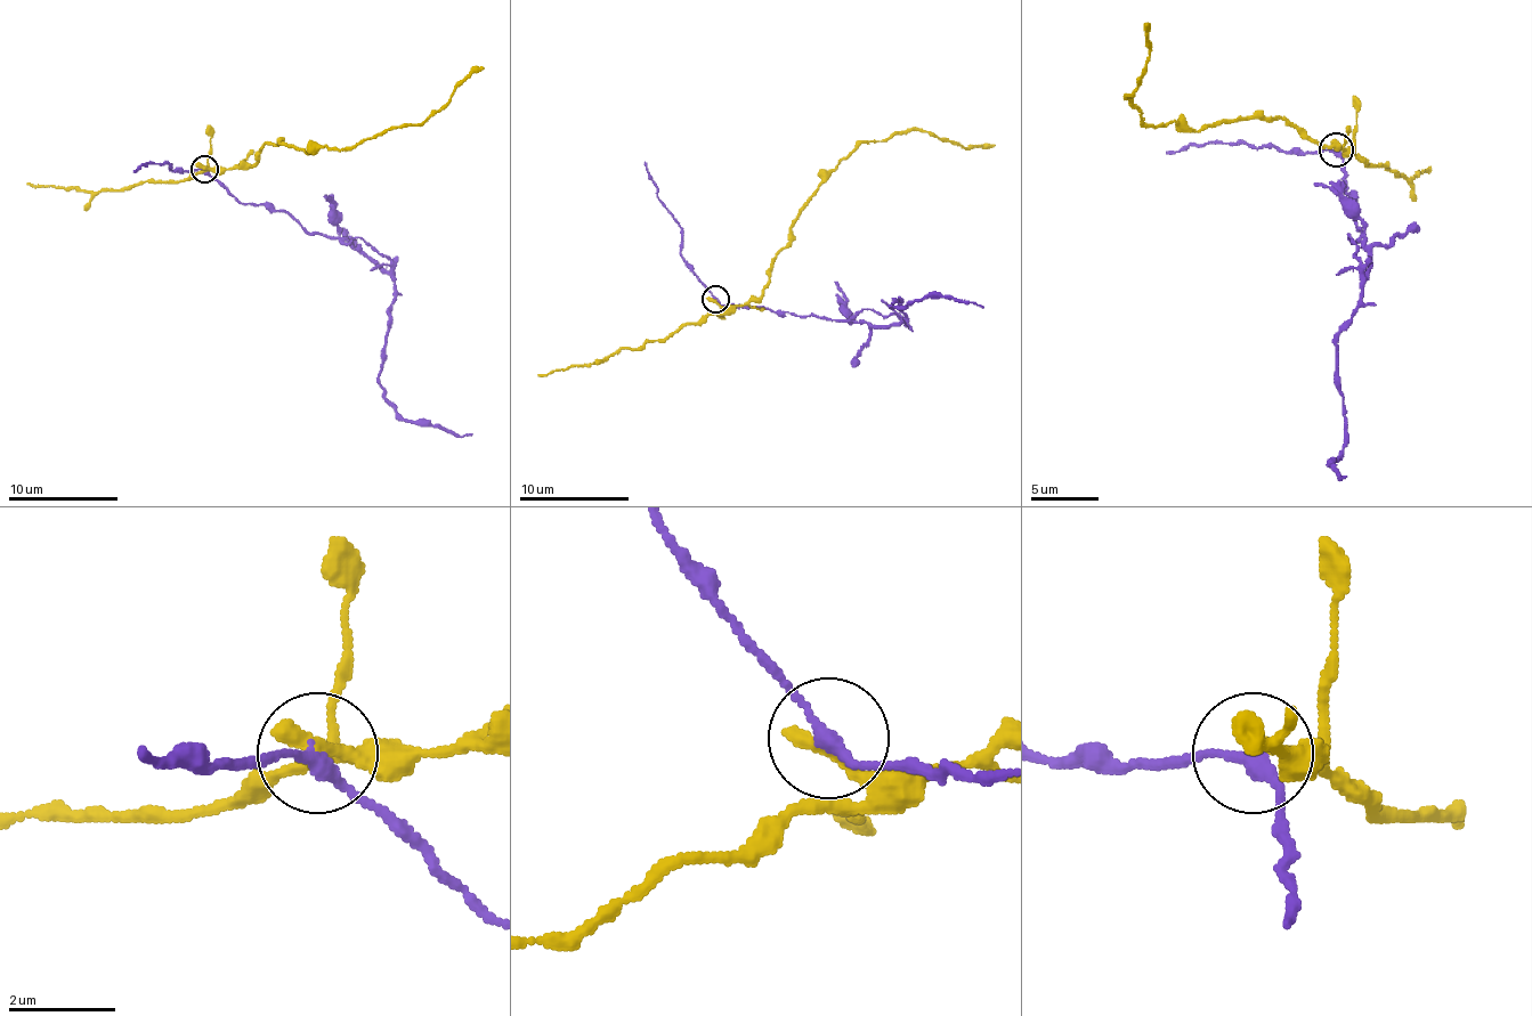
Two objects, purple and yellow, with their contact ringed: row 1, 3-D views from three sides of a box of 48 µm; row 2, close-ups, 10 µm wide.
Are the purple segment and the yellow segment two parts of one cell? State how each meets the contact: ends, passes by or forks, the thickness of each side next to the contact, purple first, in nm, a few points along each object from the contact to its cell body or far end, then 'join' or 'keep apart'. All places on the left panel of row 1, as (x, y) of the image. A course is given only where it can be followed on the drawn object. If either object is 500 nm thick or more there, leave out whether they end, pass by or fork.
purple passes by | yellow ends | 240/320 nm | purple via (204, 168), (242, 204), (269, 204), (310, 234), (363, 250), (395, 291), (381, 395), (414, 422), (471, 433) | yellow via (204, 168), (248, 168), (258, 160), (264, 144), (308, 152), (351, 146), (392, 128), (420, 124), (483, 67) | keep apart

